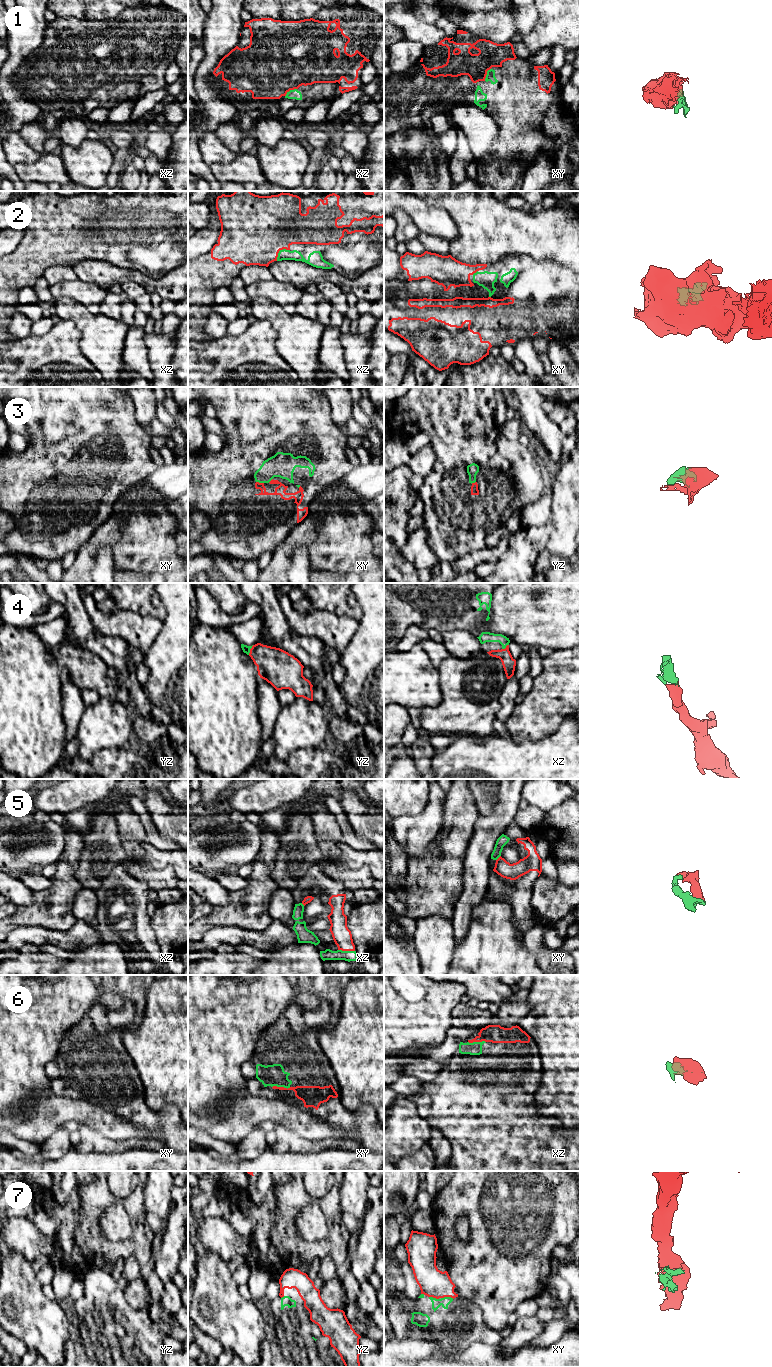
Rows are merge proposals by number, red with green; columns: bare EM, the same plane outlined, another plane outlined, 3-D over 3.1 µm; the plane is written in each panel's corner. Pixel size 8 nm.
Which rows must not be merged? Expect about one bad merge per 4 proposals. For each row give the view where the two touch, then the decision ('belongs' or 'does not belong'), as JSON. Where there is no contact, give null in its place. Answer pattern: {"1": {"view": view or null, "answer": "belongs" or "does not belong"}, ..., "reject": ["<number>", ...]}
{"1": {"view": "xz", "answer": "belongs"}, "2": {"view": "xz", "answer": "belongs"}, "3": {"view": "xy", "answer": "belongs"}, "4": {"view": "yz", "answer": "belongs"}, "5": {"view": "xz", "answer": "belongs"}, "6": {"view": "xy", "answer": "belongs"}, "7": {"view": "xy", "answer": "belongs"}, "reject": []}

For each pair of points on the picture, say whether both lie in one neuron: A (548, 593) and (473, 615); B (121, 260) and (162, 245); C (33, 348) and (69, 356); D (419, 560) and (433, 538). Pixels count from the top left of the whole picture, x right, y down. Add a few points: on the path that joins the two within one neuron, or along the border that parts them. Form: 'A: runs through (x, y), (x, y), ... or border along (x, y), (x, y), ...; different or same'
A: border along (491, 593), (489, 618), (477, 626), (496, 633); different
B: runs through (126, 249), (147, 249), (150, 247); same
C: runs through (42, 356), (60, 356); same
D: border along (426, 531), (428, 545), (438, 561); different

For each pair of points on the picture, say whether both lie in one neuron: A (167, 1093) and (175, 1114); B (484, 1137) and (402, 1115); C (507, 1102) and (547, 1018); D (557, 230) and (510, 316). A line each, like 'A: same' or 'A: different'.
A: different
B: different
C: different
D: different

